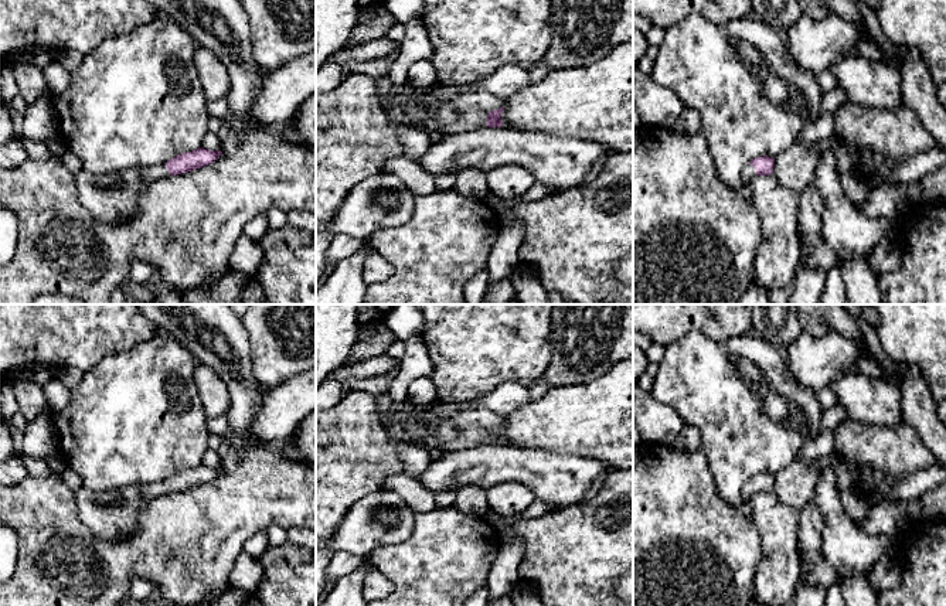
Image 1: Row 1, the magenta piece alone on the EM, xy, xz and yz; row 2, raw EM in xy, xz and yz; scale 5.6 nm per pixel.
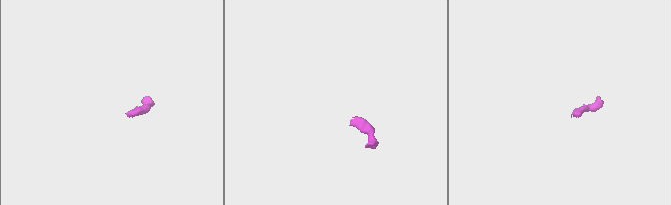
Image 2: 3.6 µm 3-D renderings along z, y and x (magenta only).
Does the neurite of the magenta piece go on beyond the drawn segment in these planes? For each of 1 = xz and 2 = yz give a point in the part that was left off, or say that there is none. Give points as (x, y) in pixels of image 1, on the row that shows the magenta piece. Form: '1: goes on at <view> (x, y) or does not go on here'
1: goes on at xz (468, 112)
2: goes on at yz (748, 173)

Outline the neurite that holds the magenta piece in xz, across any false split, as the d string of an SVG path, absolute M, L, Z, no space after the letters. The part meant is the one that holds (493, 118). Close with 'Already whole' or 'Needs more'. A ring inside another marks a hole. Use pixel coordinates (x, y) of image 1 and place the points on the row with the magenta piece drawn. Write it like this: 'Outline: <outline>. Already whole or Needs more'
Outline: M472 91L442 103L426 126L442 135L476 130L484 126L501 127L504 101L484 91Z. Needs more

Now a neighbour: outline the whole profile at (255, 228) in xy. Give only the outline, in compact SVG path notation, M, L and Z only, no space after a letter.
M262 212L245 222L242 234L258 244L269 229L268 217Z

